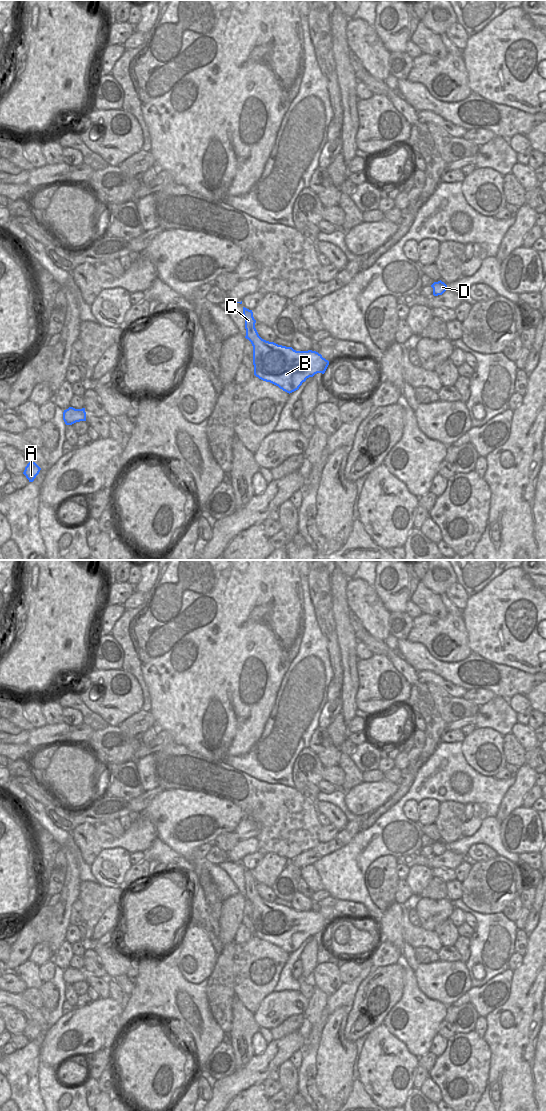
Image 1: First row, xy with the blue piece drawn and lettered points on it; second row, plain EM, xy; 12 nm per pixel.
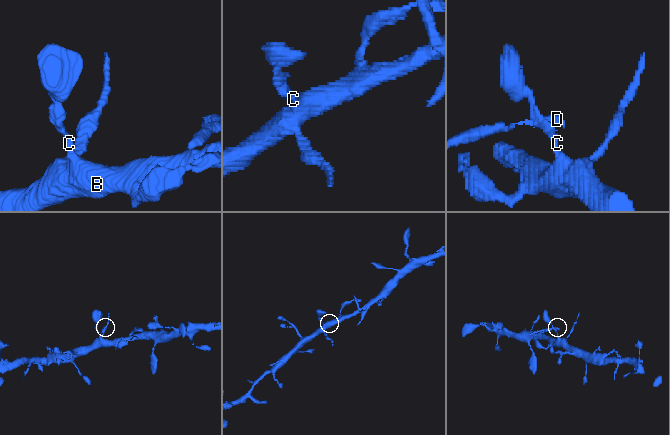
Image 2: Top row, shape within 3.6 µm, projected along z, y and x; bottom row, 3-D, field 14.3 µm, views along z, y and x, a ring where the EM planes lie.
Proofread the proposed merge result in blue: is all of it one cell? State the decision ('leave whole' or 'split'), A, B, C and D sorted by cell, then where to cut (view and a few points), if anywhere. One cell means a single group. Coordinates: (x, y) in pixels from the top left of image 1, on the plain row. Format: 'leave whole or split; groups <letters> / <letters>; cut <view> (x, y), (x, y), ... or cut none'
leave whole; groups A B C D; cut none

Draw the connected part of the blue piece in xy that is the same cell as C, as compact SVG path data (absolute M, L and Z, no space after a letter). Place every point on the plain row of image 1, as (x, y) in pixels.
M243 867L243 876L245 878L246 896L253 906L253 925L254 935L259 939L270 942L287 953L292 953L299 949L307 938L313 937L317 933L324 934L329 921L322 917L316 911L296 911L292 907L278 905L262 899L256 888L256 880L253 877L252 870Z

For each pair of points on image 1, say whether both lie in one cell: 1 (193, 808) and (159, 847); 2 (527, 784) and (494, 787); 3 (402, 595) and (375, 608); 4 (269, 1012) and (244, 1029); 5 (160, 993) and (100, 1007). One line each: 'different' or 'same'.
1: different
2: different
3: different
4: different
5: different

